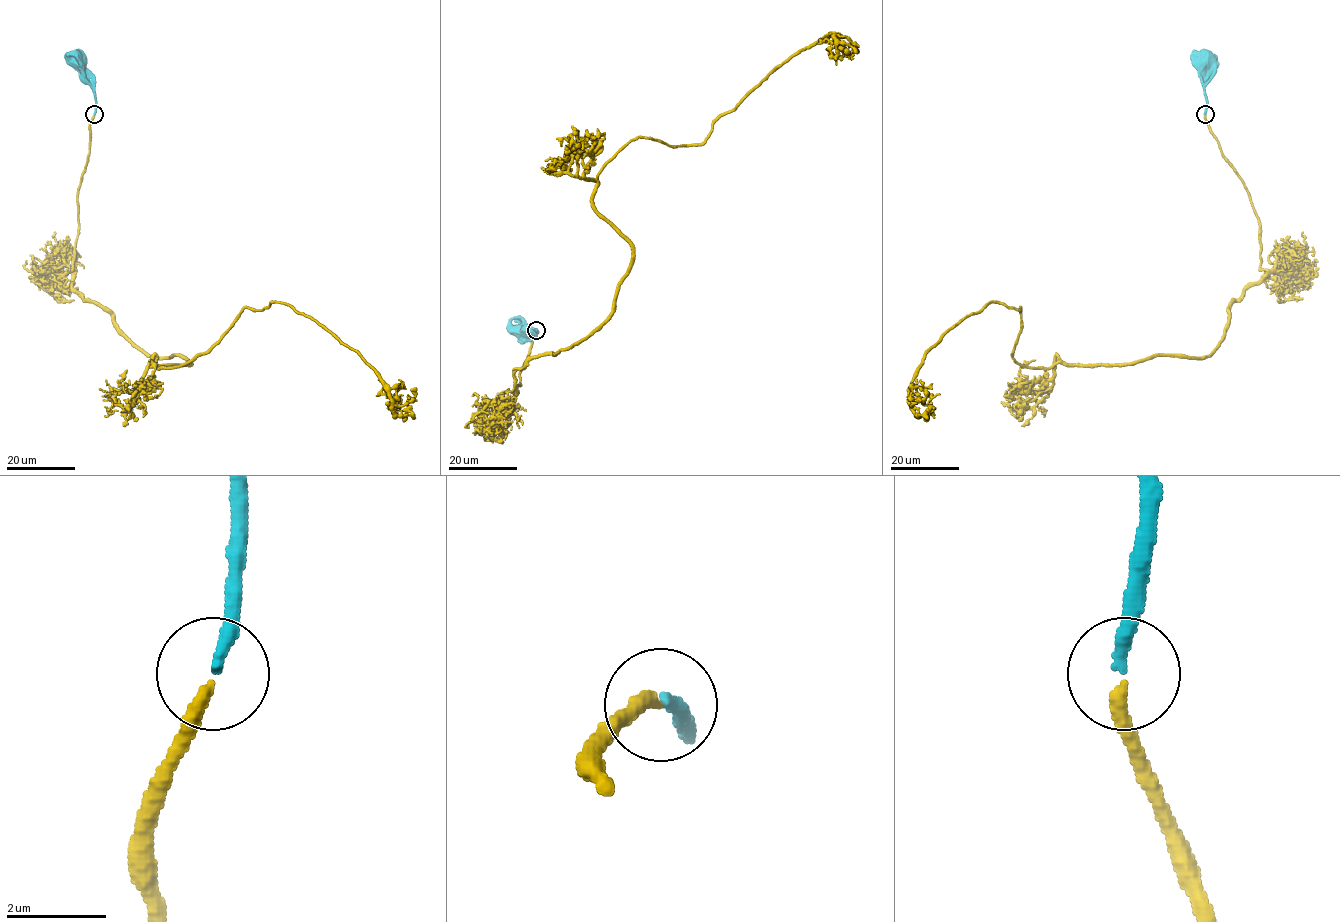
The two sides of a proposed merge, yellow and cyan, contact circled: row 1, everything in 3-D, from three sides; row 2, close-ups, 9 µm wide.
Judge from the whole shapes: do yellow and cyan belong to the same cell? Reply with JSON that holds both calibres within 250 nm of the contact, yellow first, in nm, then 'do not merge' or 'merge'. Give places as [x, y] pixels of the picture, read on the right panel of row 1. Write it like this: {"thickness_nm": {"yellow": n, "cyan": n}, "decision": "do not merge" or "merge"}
{"thickness_nm": {"yellow": 280, "cyan": 240}, "decision": "merge"}

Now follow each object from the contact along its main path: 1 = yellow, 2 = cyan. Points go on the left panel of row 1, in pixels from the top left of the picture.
1: (94, 115), (72, 288), (190, 364), (151, 364), (282, 302), (358, 353), (394, 415), (383, 389)
2: (94, 115), (93, 85), (81, 71), (79, 58)

